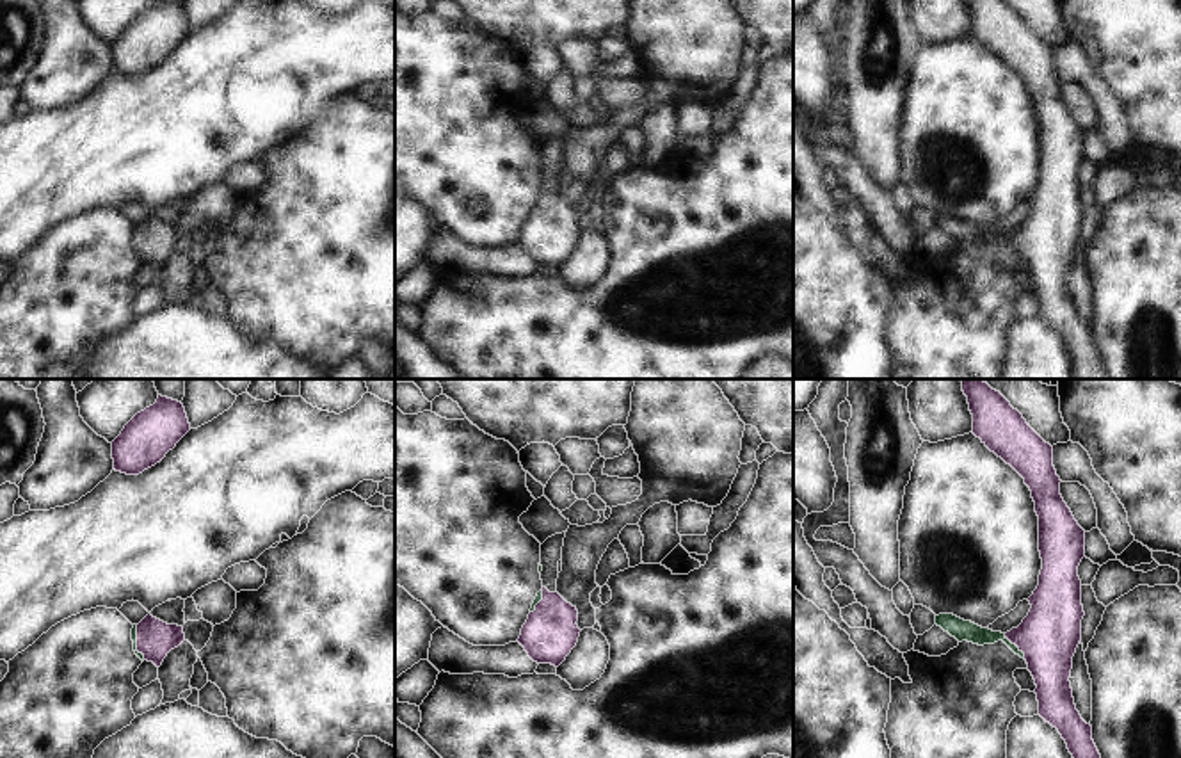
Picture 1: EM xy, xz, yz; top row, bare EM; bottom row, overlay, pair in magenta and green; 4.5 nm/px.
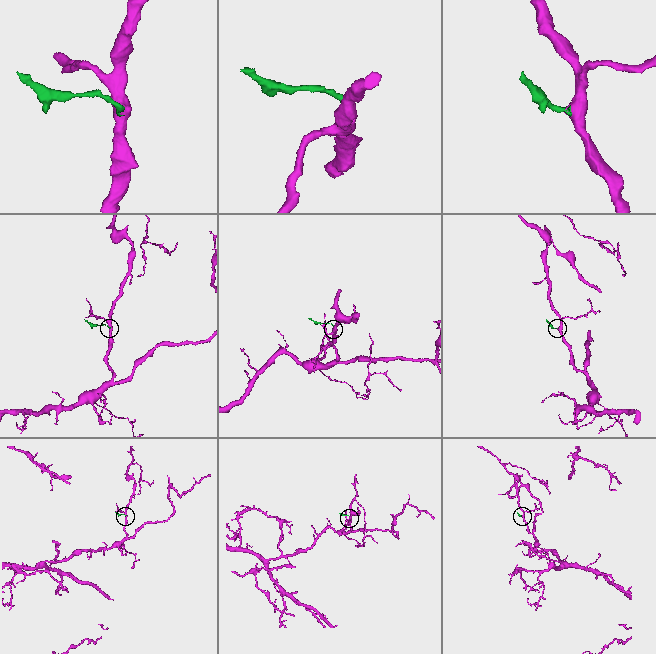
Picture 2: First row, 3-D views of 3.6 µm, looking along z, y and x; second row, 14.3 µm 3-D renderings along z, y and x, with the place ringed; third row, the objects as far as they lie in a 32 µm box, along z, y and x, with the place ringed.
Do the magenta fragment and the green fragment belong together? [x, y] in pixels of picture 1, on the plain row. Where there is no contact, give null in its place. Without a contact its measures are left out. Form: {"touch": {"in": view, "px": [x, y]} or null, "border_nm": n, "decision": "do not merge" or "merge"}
{"touch": {"in": "yz", "px": [1016, 246]}, "border_nm": 150, "decision": "merge"}

